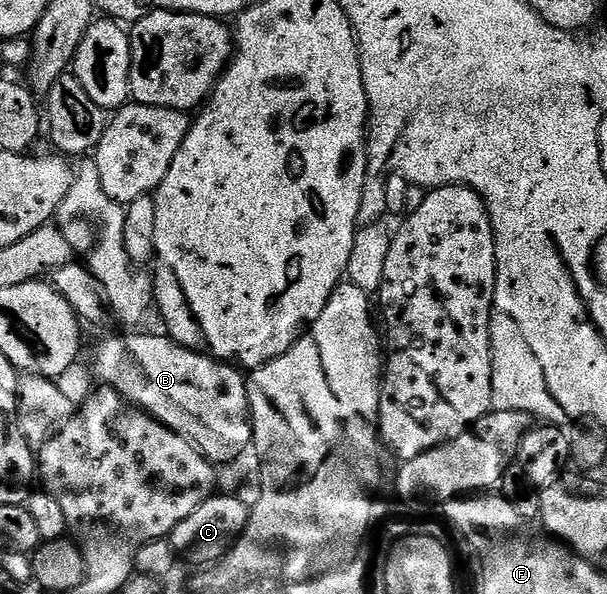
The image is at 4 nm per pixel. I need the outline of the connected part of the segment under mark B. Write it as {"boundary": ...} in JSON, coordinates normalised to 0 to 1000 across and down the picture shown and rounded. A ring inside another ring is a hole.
{"boundary":[[[234,557],[209,559],[214,561],[209,567],[171,569],[155,594],[153,633],[160,640],[163,635],[170,650],[193,658],[222,689],[236,689],[264,714],[287,722],[298,736],[308,736],[354,785],[366,786],[377,776],[389,774],[415,742],[415,704],[412,675],[405,668],[405,635],[387,616],[357,608],[354,601],[343,601],[336,594],[325,594],[320,588],[306,588],[282,574],[278,566],[252,567],[247,561],[227,559]]]}

